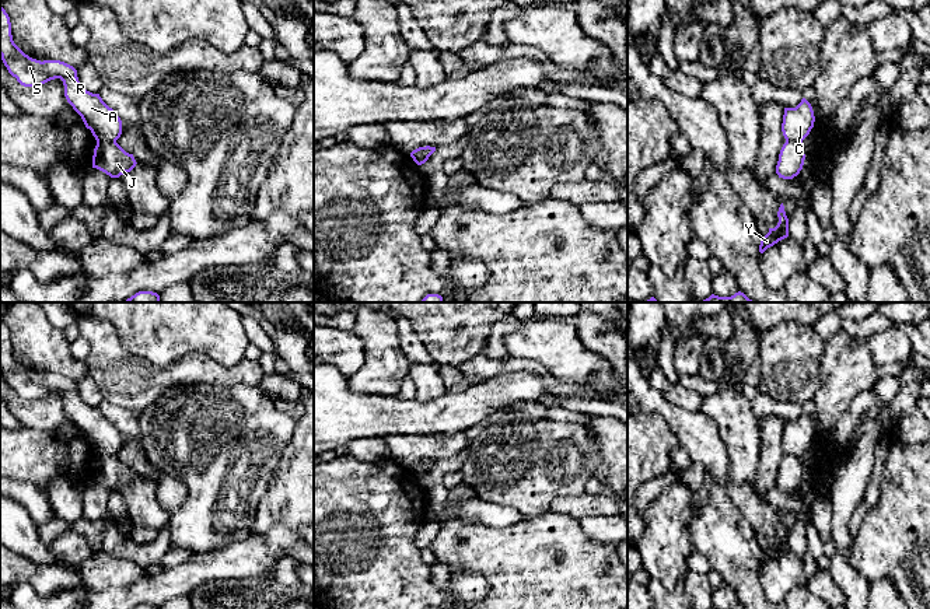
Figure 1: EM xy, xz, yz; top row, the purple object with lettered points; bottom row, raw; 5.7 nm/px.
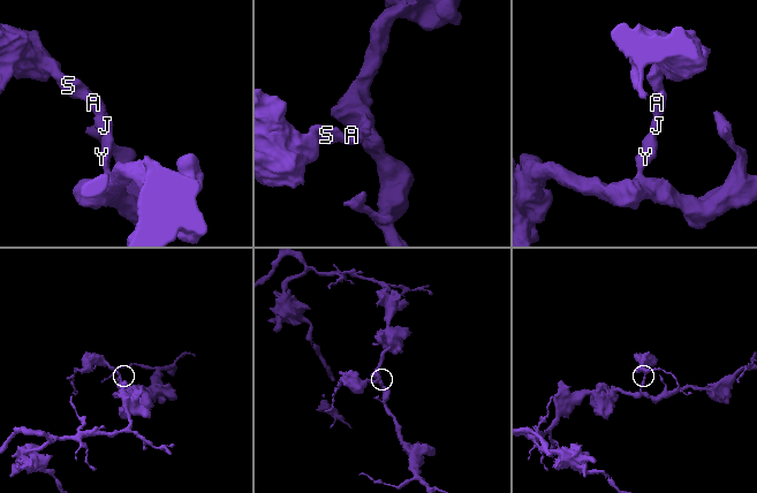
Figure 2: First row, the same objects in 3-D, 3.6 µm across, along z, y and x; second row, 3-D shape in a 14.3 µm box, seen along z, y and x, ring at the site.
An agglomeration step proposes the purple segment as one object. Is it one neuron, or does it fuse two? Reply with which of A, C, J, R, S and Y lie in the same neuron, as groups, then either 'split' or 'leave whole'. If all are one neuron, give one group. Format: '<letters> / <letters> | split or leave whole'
A C R S / J Y | split

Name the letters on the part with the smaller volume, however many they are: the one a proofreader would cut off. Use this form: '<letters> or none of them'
A, C, R, S

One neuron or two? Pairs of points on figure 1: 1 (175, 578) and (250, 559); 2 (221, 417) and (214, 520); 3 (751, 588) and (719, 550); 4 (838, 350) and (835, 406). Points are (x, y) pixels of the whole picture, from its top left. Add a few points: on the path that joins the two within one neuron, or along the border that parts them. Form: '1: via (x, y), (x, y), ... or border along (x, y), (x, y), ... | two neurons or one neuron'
1: via (193, 573), (231, 562) | one neuron
2: via (221, 443), (221, 494) | one neuron
3: via (741, 578), (727, 560) | one neuron
4: via (838, 364), (835, 392) | one neuron

